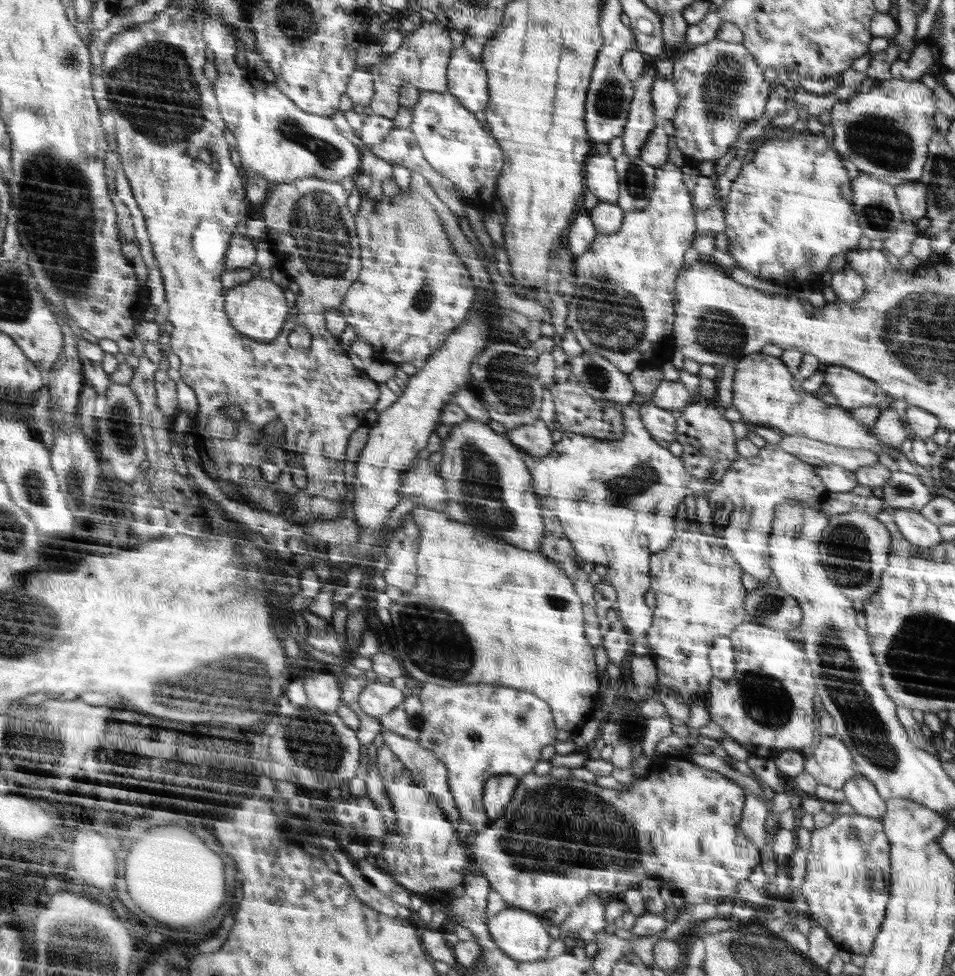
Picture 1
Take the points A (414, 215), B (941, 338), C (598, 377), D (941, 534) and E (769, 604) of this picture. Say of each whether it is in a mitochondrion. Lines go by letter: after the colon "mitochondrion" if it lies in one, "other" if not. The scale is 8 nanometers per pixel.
A: mitochondrion
B: mitochondrion
C: mitochondrion
D: other
E: mitochondrion

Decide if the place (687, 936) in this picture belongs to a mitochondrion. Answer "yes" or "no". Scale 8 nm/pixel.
no

